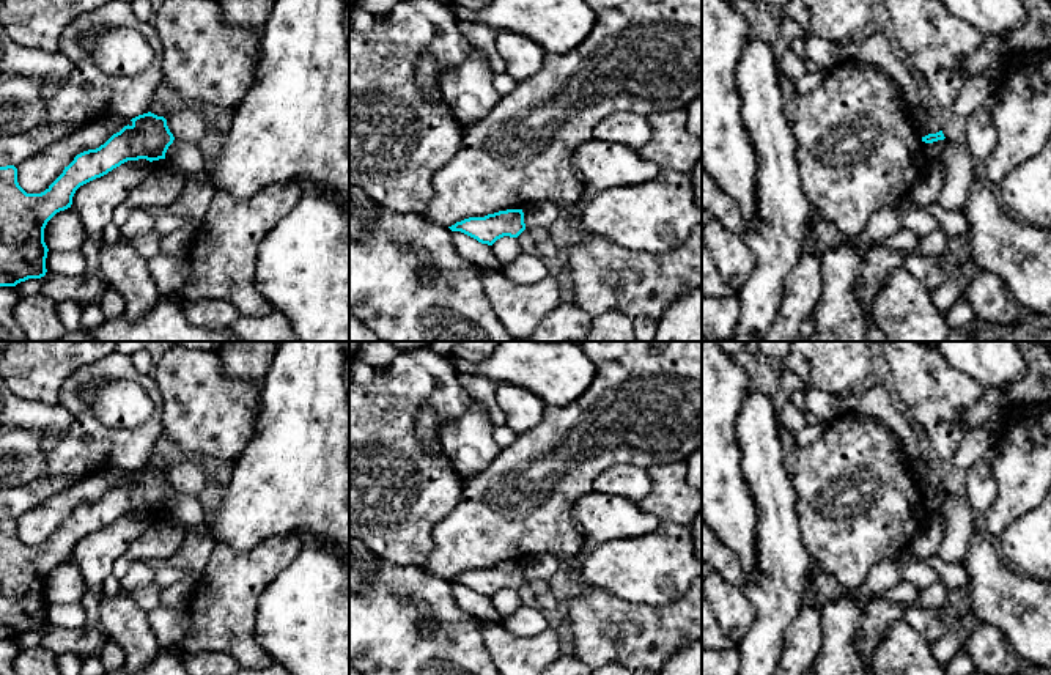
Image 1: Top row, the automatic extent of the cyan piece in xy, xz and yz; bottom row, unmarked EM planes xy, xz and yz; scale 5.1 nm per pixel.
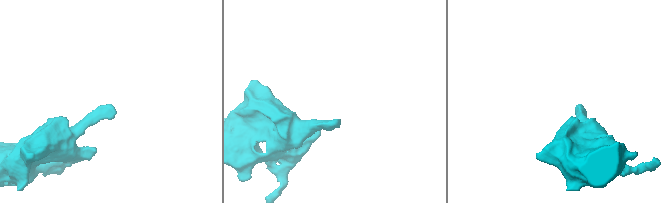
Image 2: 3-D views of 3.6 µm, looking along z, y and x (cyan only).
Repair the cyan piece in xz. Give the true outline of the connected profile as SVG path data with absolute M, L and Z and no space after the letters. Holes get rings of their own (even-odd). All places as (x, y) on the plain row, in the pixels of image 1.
M507 562L485 570L469 570L448 581L492 598L503 588L518 590L526 582L526 576L522 562Z

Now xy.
M148 464L131 474L131 478L124 478L99 500L77 507L65 519L63 526L41 546L27 546L19 538L17 521L14 518L0 519L0 639L16 639L28 631L46 628L49 601L44 595L44 581L57 565L71 560L72 549L80 538L107 527L127 513L146 511L153 515L165 511L165 505L175 492L167 472Z

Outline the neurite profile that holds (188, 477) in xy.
M186 456L167 472L167 478L176 492L198 496L205 488L206 469L201 456Z

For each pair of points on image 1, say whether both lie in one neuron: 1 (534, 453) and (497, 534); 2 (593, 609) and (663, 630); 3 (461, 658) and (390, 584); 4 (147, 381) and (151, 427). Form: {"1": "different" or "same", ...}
{"1": "same", "2": "same", "3": "same", "4": "same"}

